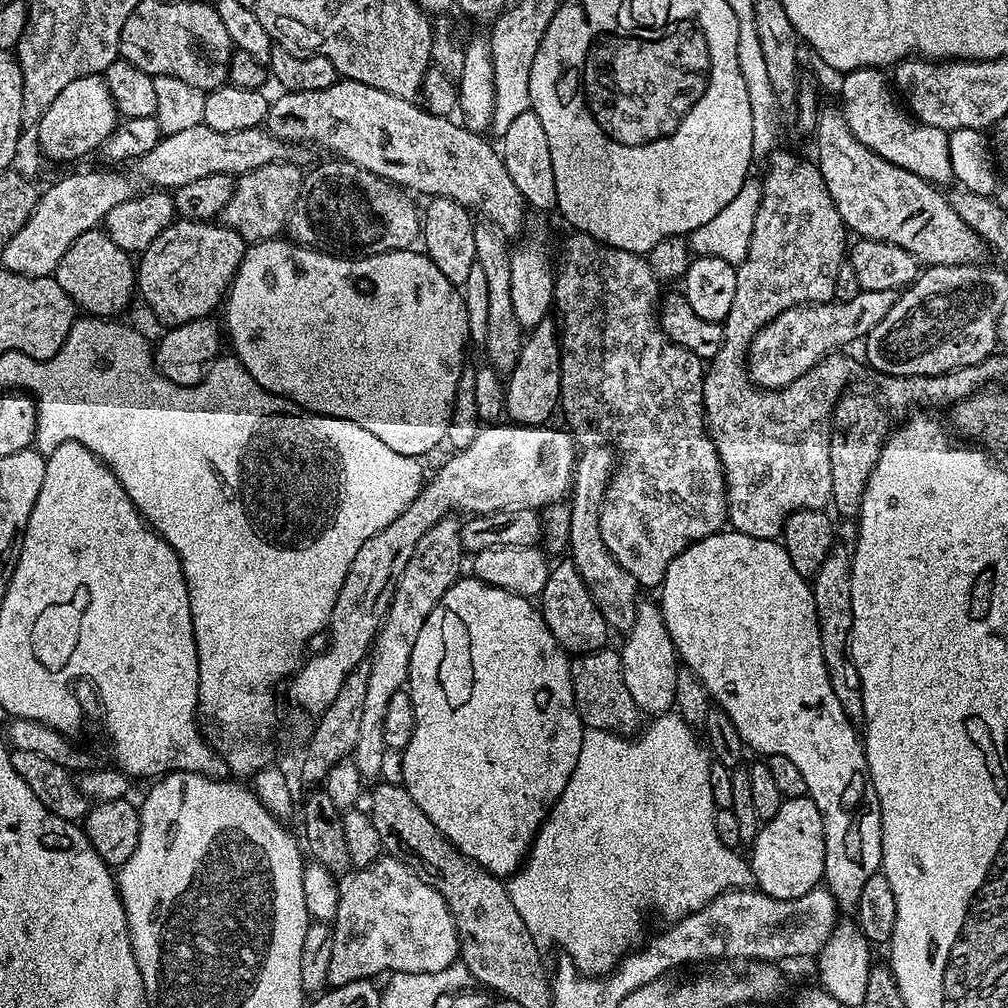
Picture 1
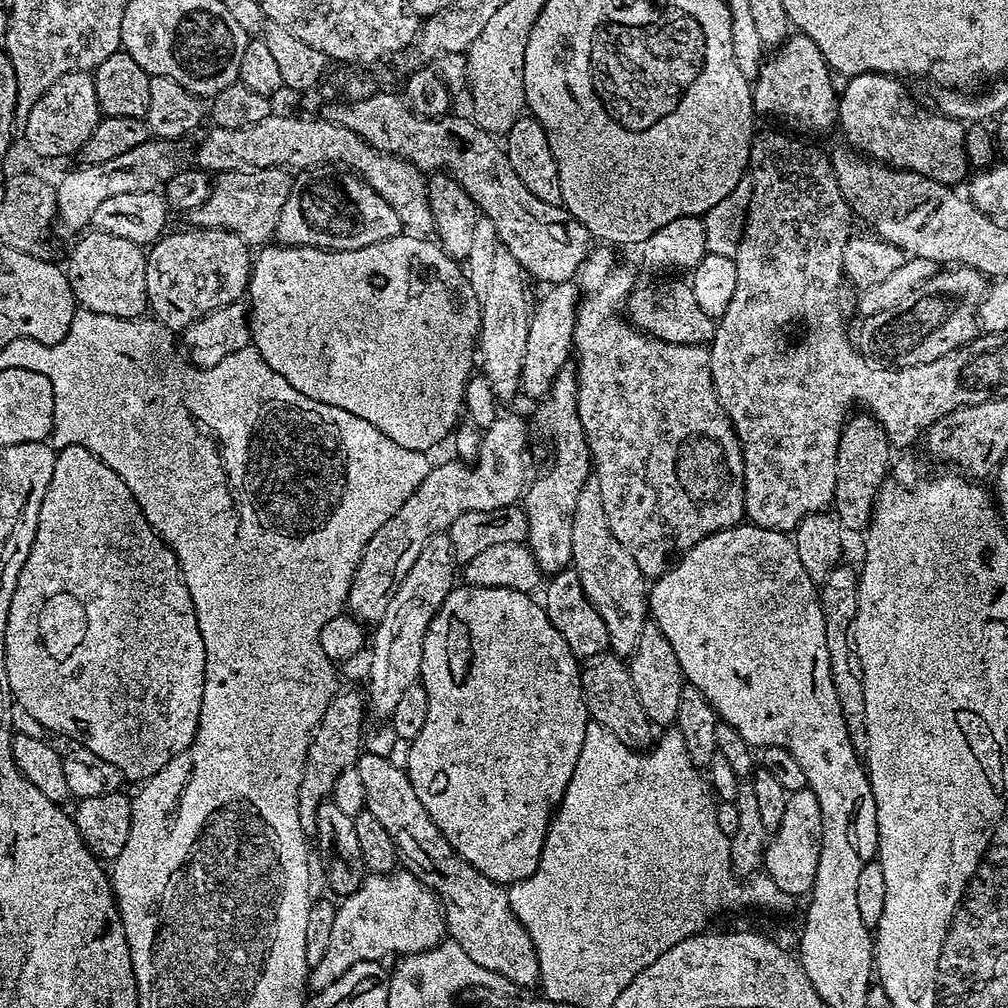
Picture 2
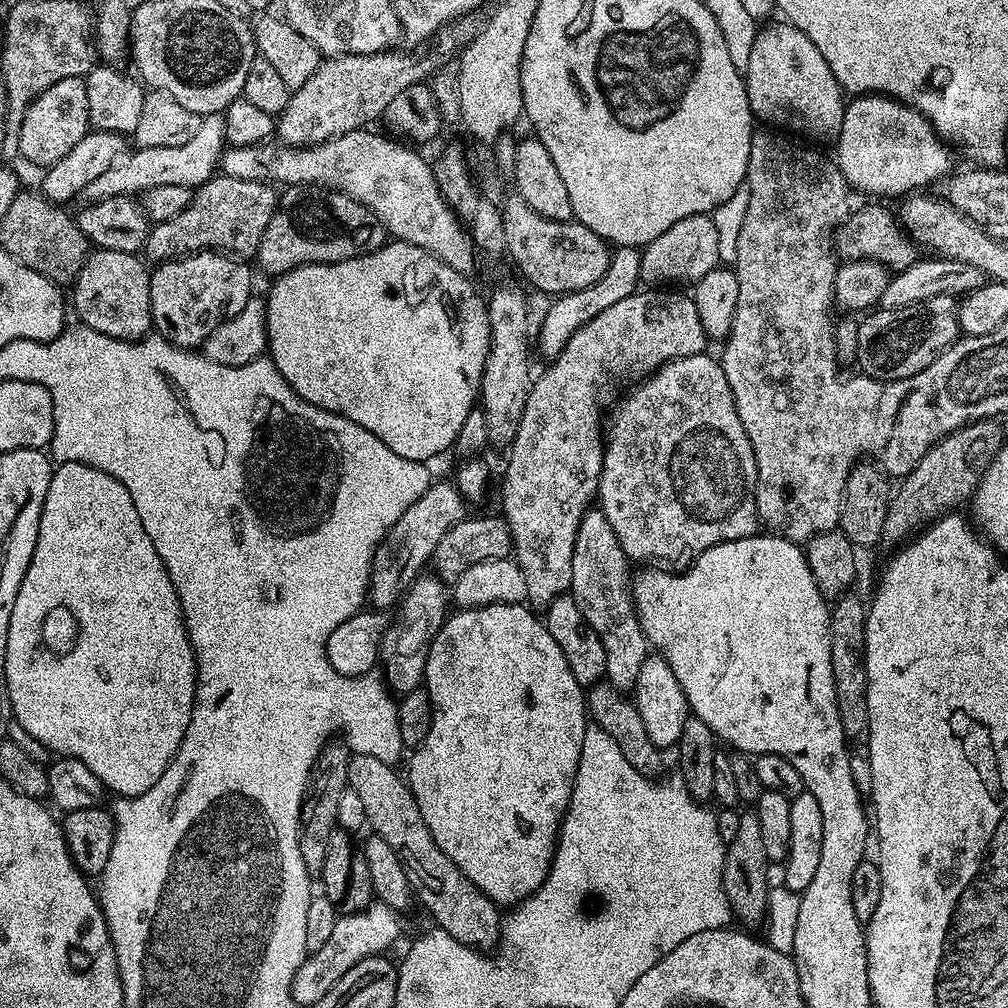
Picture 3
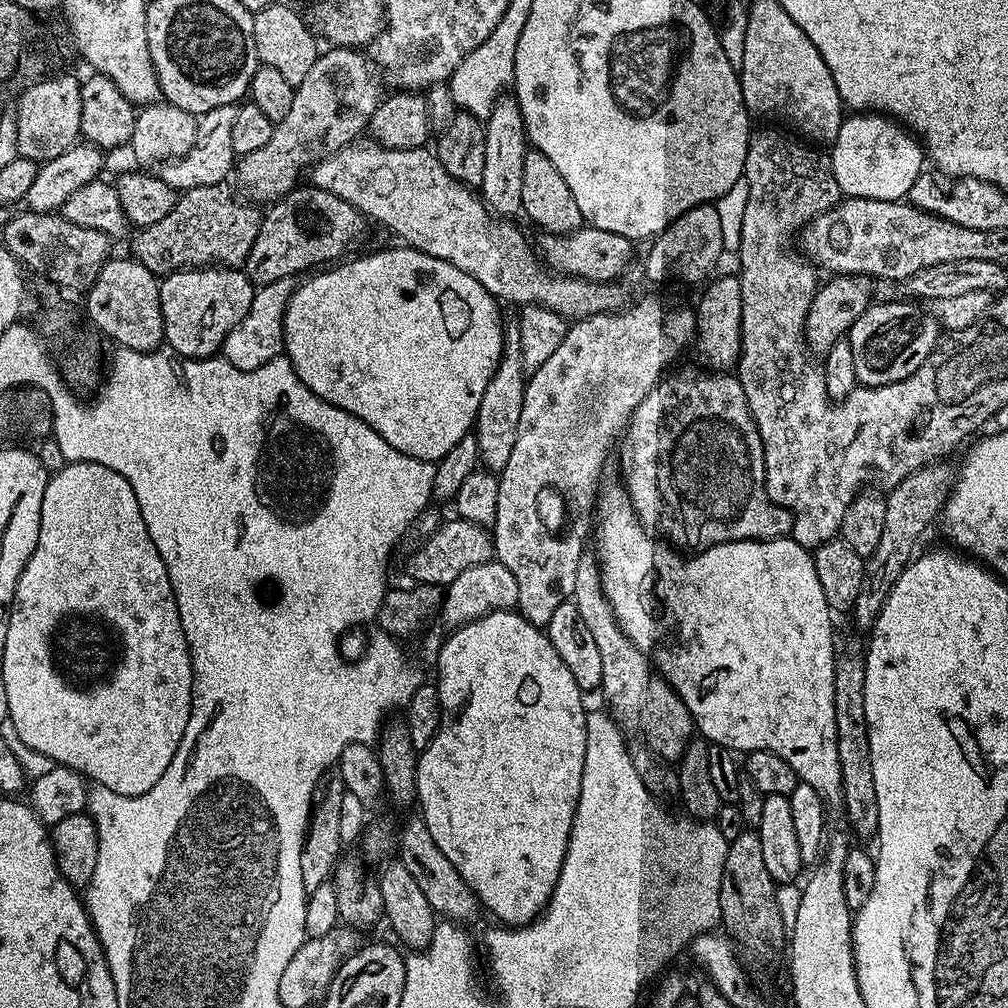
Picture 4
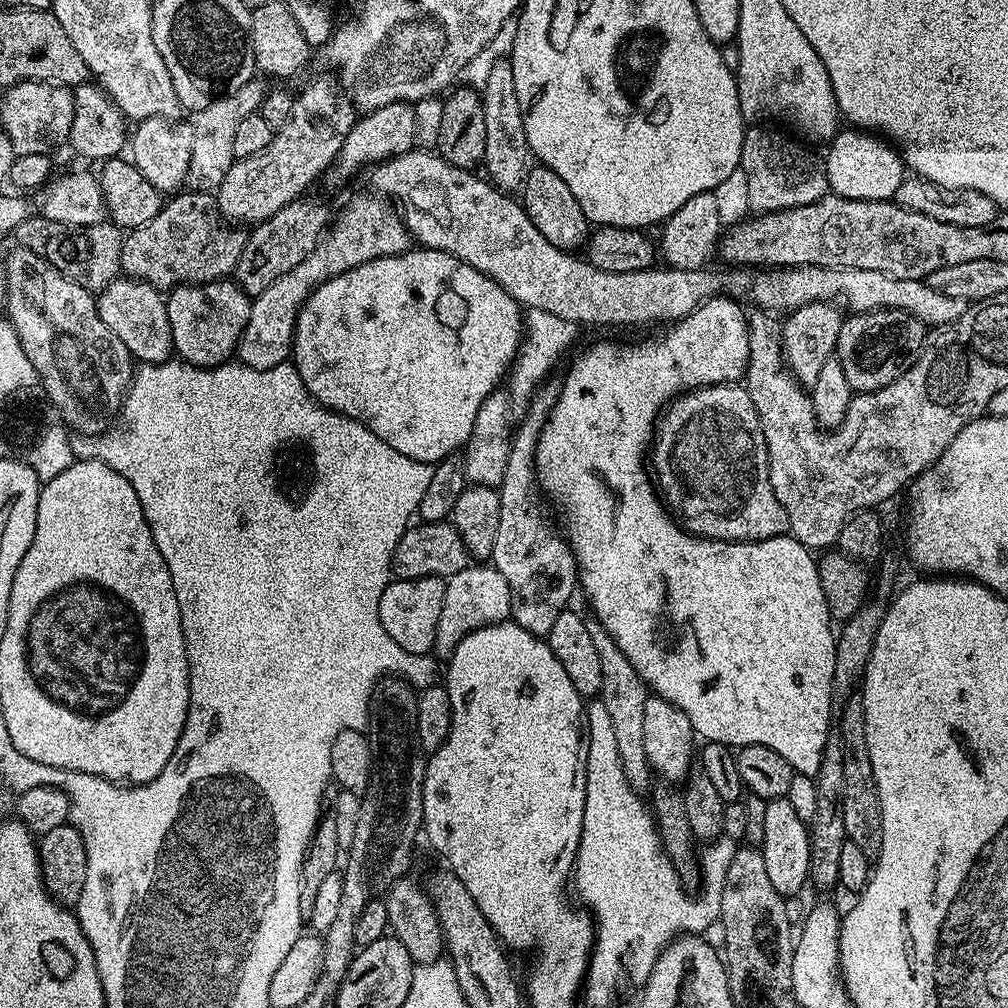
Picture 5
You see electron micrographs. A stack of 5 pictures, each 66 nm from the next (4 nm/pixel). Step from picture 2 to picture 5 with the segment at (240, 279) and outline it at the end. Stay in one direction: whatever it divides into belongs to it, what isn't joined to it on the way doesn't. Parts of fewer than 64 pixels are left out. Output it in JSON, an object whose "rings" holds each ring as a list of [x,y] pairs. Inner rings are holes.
{"rings":[[[235,279],[211,280],[208,284],[180,284],[167,293],[175,355],[199,368],[217,368],[237,355],[240,339],[250,318],[252,300]]]}

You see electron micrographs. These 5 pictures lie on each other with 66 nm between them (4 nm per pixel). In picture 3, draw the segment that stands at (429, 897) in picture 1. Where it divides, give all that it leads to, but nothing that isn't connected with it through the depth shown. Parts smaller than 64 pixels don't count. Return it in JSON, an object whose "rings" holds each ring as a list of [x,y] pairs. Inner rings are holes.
{"rings":[[[373,902],[360,912],[349,912],[337,918],[326,944],[317,952],[309,952],[302,966],[298,966],[292,983],[294,1002],[302,1006],[316,1005],[319,1000],[326,998],[328,991],[339,982],[342,974],[346,974],[346,970],[367,956],[387,953],[387,948],[400,936],[400,918],[399,911],[381,902]]]}

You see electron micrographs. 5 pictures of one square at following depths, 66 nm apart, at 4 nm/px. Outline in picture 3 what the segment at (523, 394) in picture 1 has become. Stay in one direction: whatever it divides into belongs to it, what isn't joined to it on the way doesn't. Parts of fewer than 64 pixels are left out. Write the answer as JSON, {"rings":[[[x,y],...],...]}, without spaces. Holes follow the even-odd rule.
{"rings":[[[619,246],[613,251],[612,261],[606,274],[594,286],[586,286],[582,290],[574,290],[557,295],[552,301],[550,310],[546,310],[546,318],[538,326],[540,332],[540,352],[545,356],[545,361],[552,361],[570,342],[570,338],[583,324],[590,322],[606,306],[614,306],[614,302],[622,302],[632,292],[637,291],[641,283],[640,278],[640,248]]]}

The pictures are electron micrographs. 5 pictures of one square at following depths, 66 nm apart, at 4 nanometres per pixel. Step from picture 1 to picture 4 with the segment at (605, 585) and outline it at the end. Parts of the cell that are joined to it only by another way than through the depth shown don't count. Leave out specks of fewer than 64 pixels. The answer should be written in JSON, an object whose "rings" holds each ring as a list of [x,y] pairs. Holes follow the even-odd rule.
{"rings":[[[585,554],[578,562],[578,574],[574,581],[571,603],[576,605],[578,614],[582,614],[582,622],[586,622],[598,651],[602,658],[602,682],[598,689],[599,695],[604,695],[607,711],[621,729],[633,730],[640,727],[642,701],[646,694],[646,686],[654,678],[654,669],[647,655],[626,638],[622,626],[614,618],[614,610],[602,590],[600,566],[592,554]]]}

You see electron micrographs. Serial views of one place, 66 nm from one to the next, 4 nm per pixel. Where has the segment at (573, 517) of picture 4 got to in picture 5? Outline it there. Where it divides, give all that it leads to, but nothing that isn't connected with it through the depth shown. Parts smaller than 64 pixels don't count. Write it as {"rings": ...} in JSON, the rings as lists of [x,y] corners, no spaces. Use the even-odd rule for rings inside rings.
{"rings":[[[548,382],[543,386],[537,388],[536,395],[532,397],[526,411],[523,413],[524,421],[519,421],[518,427],[515,429],[512,437],[512,449],[510,450],[510,459],[506,462],[506,478],[502,478],[499,486],[500,493],[500,513],[498,514],[498,534],[494,534],[494,550],[490,557],[491,567],[498,570],[498,574],[502,574],[502,578],[506,578],[506,582],[510,582],[510,598],[512,599],[512,615],[510,617],[511,623],[522,626],[522,630],[526,630],[530,634],[546,638],[550,634],[550,630],[554,627],[554,621],[558,618],[558,614],[562,614],[569,607],[568,604],[572,600],[572,591],[577,591],[578,588],[578,573],[576,570],[576,555],[572,553],[572,548],[569,546],[567,539],[563,535],[556,533],[556,528],[550,521],[544,517],[544,508],[540,505],[542,501],[542,493],[536,482],[536,443],[540,437],[542,426],[548,421],[550,410],[556,405],[556,397],[558,395],[558,388],[555,383]]]}

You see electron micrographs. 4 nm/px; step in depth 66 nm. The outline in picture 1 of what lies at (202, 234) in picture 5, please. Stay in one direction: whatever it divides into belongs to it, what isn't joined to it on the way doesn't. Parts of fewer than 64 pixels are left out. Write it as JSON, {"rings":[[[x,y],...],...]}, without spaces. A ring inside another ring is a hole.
{"rings":[[[277,162],[274,164],[267,164],[266,166],[258,166],[252,172],[245,172],[235,181],[234,187],[232,189],[232,197],[230,202],[226,202],[224,211],[222,213],[222,223],[226,228],[233,228],[233,230],[240,235],[249,245],[261,244],[264,240],[275,240],[281,235],[288,227],[288,219],[290,214],[294,210],[294,202],[300,197],[300,187],[304,184],[305,173],[303,171],[299,172],[294,165],[288,164],[289,162]]]}

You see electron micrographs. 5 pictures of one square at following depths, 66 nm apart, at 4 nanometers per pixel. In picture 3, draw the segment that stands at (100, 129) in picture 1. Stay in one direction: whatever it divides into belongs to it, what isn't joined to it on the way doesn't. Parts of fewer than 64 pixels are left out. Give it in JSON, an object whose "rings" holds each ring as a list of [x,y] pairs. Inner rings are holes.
{"rings":[[[78,76],[62,78],[62,82],[54,82],[26,110],[26,118],[22,118],[22,134],[18,138],[20,156],[32,164],[47,166],[66,158],[84,135],[90,130],[88,107],[86,106],[86,86]]]}

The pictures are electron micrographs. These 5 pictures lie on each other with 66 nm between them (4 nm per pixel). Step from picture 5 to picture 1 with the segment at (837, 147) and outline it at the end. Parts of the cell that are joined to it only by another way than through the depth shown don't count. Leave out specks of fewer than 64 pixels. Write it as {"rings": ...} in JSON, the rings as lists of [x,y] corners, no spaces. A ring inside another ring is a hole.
{"rings":[[[859,68],[845,75],[839,99],[844,100],[842,111],[854,138],[872,150],[874,154],[880,155],[886,162],[905,168],[911,174],[917,175],[918,178],[932,185],[944,186],[942,184],[953,183],[954,175],[948,145],[949,133],[942,131],[938,126],[926,126],[921,120],[916,119],[898,99],[897,93],[890,87],[889,77],[887,80],[884,74],[879,68]]]}

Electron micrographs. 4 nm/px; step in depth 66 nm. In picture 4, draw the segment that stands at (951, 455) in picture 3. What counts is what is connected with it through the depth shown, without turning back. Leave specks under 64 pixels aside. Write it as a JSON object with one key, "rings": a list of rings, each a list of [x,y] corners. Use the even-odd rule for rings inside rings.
{"rings":[[[948,462],[927,464],[925,468],[914,470],[898,486],[894,486],[886,496],[886,519],[882,525],[882,539],[879,540],[874,554],[864,561],[864,577],[858,590],[858,598],[852,604],[850,617],[858,627],[871,629],[875,624],[886,598],[890,598],[890,590],[894,590],[894,582],[902,574],[904,567],[912,563],[917,555],[916,543],[924,536],[924,531],[932,524],[932,519],[939,517],[942,506],[948,500],[954,483],[954,468]]]}

